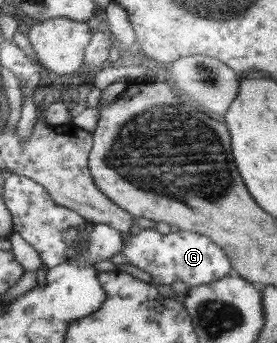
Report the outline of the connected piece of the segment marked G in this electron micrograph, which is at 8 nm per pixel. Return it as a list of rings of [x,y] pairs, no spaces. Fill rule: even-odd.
[[[154,228],[141,229],[138,235],[132,236],[124,245],[121,253],[134,267],[150,273],[154,277],[154,283],[163,289],[169,287],[177,279],[184,281],[190,289],[232,273],[230,261],[226,259],[224,251],[216,247],[210,239],[196,235],[192,231],[180,230],[177,233],[162,235]]]

